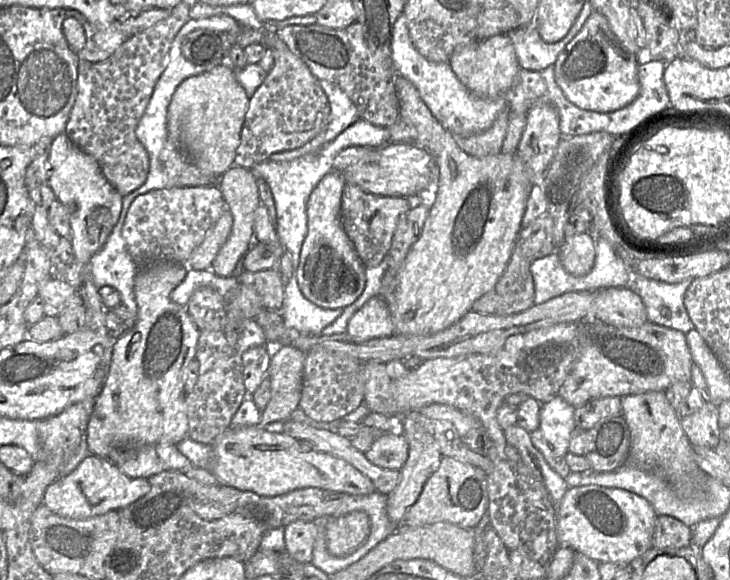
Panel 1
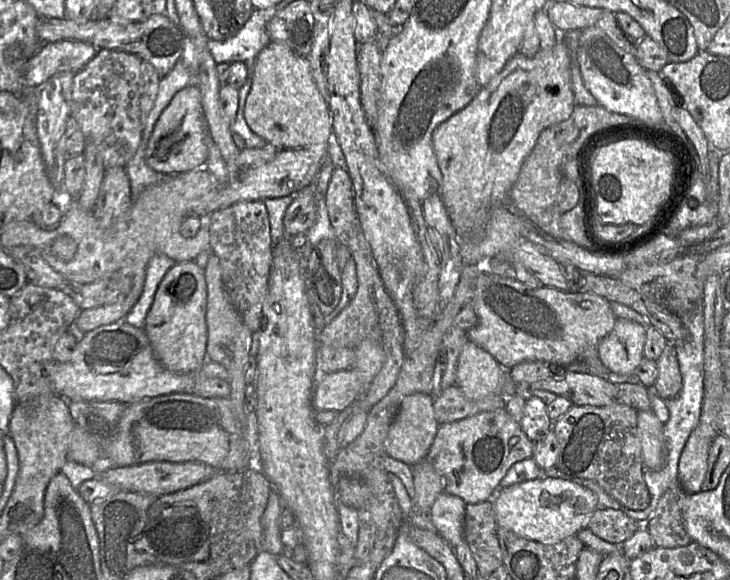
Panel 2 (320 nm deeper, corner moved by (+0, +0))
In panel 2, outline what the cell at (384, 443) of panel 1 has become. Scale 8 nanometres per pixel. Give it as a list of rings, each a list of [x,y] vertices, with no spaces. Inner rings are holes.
[[[506,404],[502,409],[480,412],[461,420],[438,425],[433,444],[424,459],[428,460],[442,477],[444,492],[459,496],[466,504],[490,500],[508,469],[518,461],[532,458],[534,442],[527,438],[520,424],[506,413],[505,407]]]

